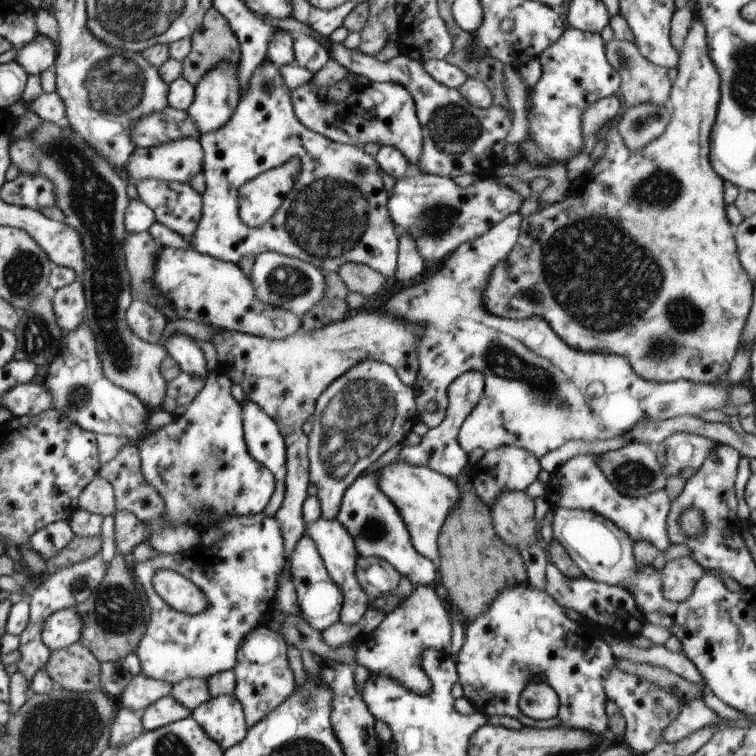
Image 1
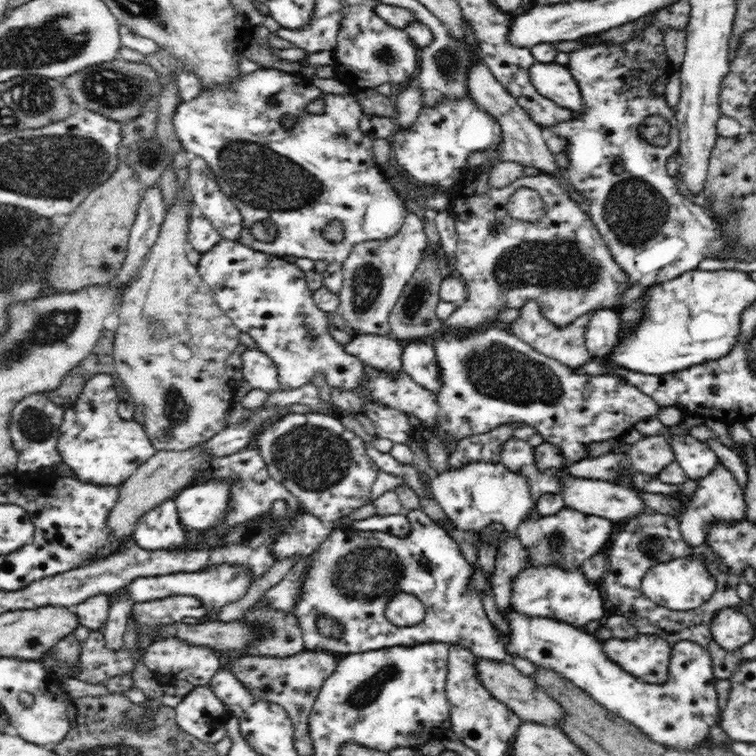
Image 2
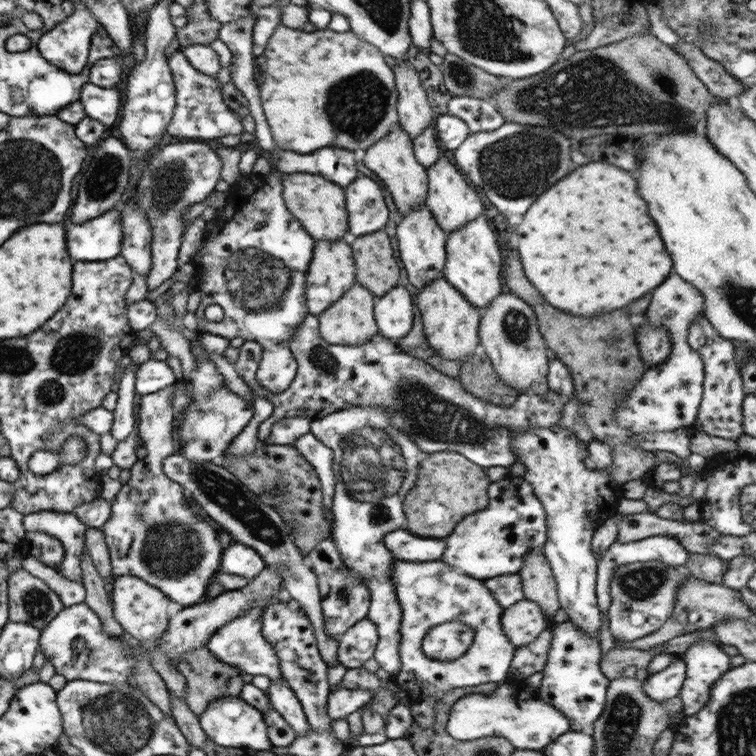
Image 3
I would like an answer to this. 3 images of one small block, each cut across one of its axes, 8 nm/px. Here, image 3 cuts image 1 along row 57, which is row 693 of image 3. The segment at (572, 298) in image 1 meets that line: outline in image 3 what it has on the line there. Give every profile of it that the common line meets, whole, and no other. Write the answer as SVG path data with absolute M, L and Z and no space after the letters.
M697 638L681 656L685 664L685 680L679 690L683 714L697 714L709 700L711 686L731 668L731 658L721 650L715 638Z

